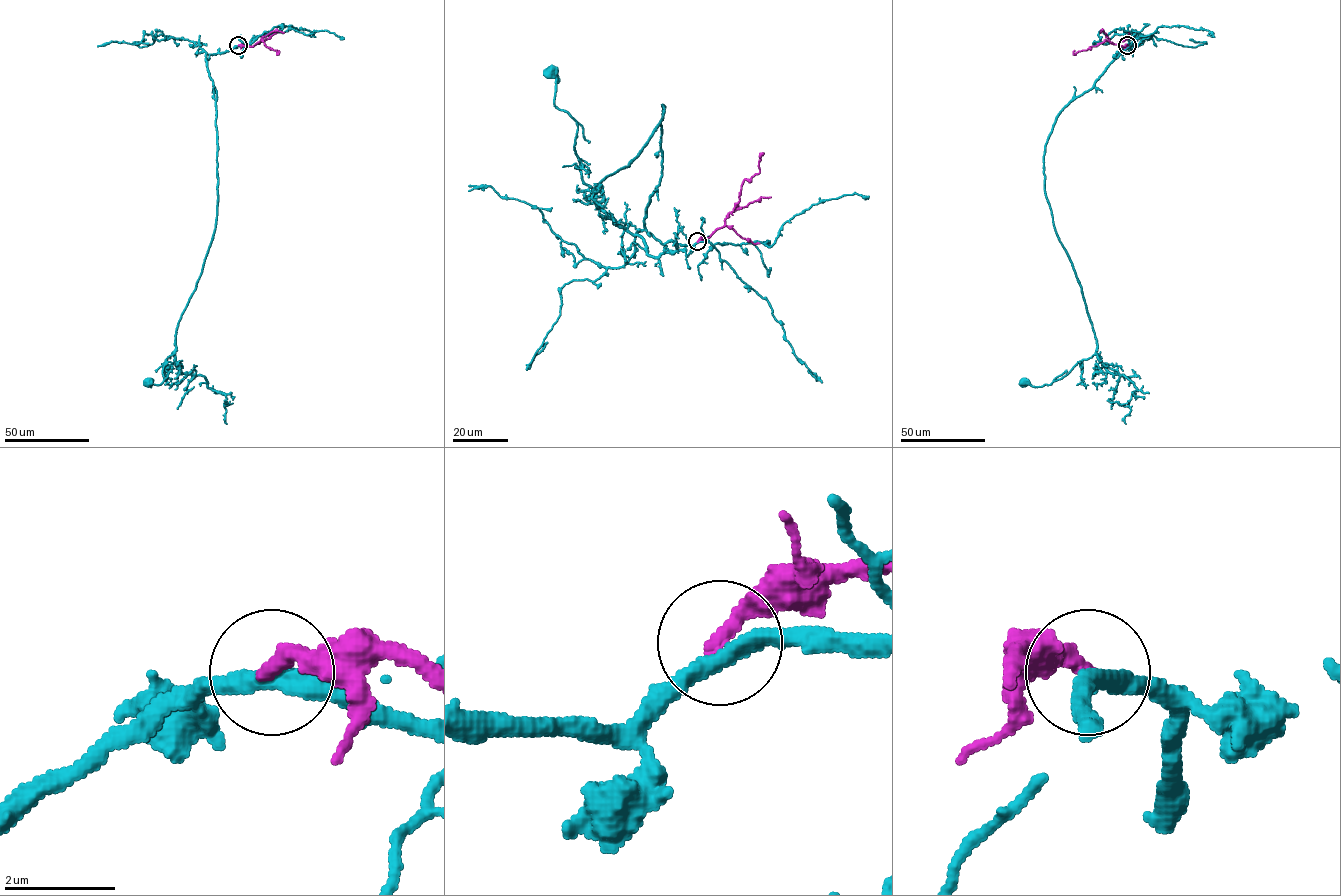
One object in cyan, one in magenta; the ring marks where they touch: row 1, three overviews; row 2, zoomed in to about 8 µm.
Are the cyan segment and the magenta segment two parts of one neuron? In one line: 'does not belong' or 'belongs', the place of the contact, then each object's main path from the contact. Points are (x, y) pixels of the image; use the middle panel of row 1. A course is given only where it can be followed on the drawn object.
does not belong; at (697, 241); cyan runs (698, 241), (661, 243), (644, 226), (664, 106), (635, 157), (595, 191), (551, 72); magenta runs (698, 241), (724, 225), (724, 219), (739, 200), (742, 182), (759, 172), (759, 161), (763, 155)

